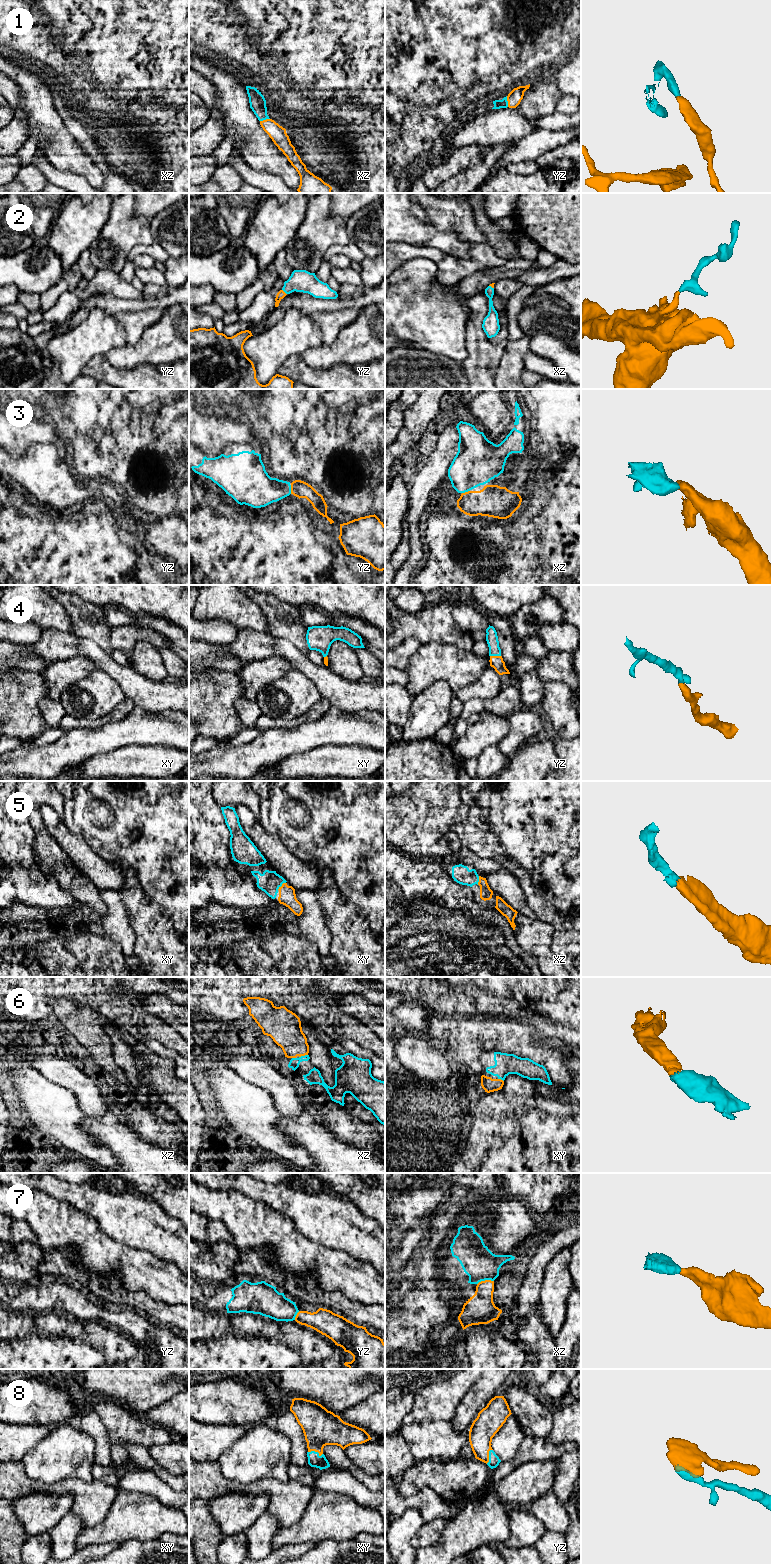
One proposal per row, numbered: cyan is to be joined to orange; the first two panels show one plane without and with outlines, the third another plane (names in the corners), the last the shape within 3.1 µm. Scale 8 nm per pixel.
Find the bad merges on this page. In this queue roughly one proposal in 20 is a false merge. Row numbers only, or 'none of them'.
none of them

